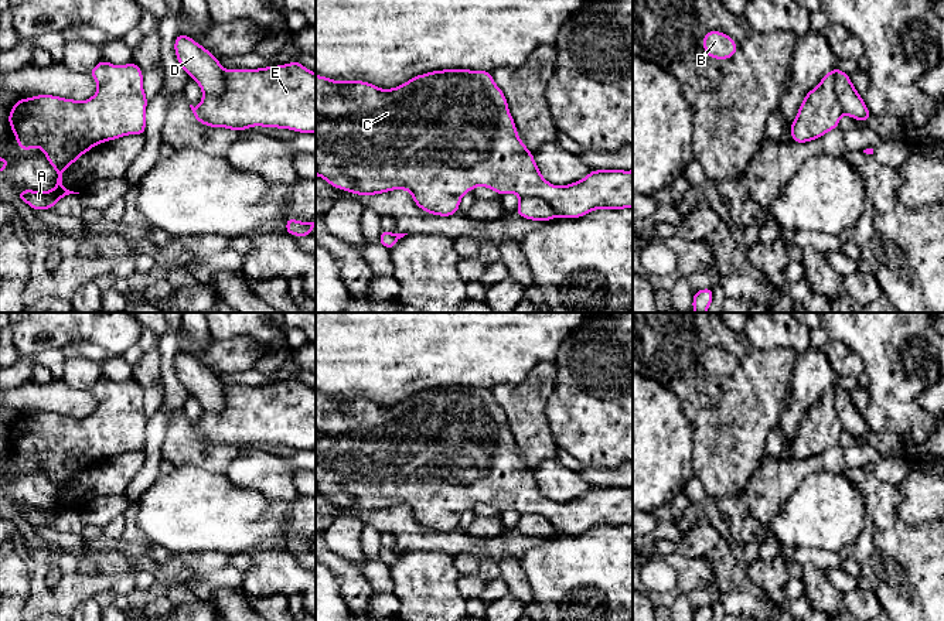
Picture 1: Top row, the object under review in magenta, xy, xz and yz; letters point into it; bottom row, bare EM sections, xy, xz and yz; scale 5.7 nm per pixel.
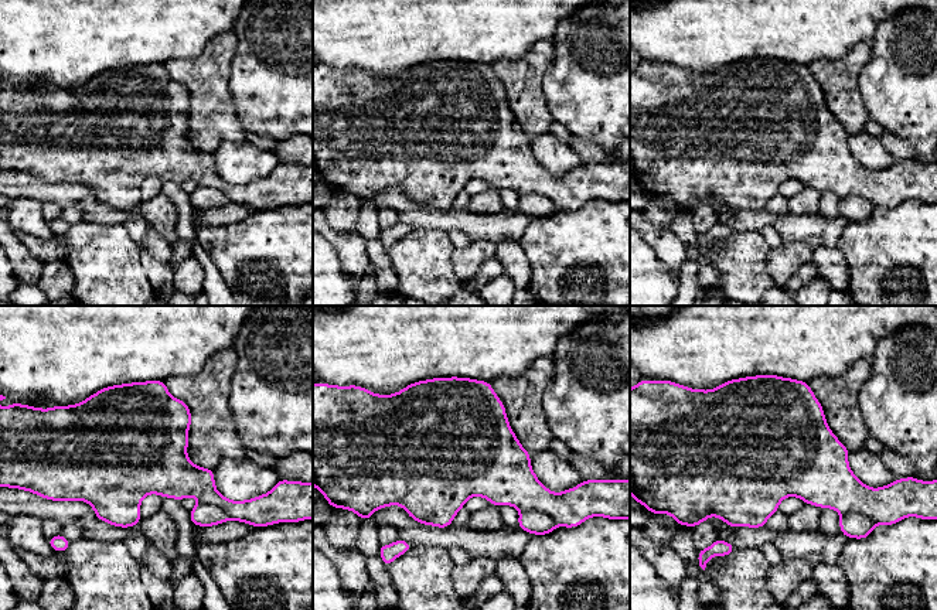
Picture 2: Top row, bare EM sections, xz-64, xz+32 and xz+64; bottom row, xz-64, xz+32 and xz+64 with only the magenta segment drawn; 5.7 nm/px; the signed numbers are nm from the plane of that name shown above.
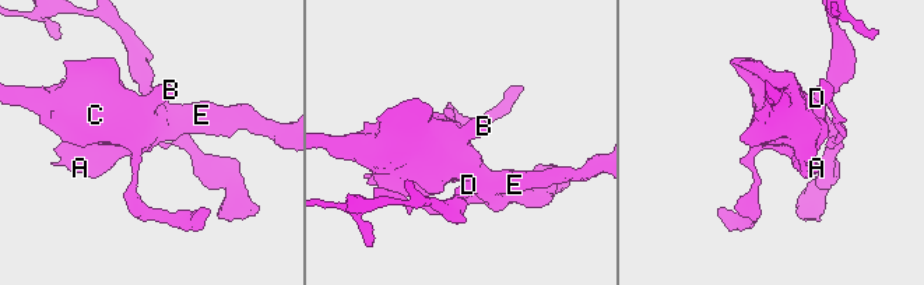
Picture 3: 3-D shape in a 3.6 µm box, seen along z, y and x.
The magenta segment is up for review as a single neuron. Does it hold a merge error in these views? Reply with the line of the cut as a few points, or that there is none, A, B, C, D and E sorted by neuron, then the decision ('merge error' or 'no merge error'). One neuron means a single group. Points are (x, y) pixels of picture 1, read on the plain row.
xy (225, 386), (225, 406), (218, 410), (204, 410) | A B C E / D | merge error

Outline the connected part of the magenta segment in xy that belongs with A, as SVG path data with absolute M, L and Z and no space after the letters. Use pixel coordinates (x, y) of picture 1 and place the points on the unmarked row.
M105 376L89 389L98 400L96 410L84 417L65 416L54 412L35 412L18 416L8 430L8 440L23 468L40 464L45 475L57 488L57 502L45 509L21 506L17 513L33 526L50 526L64 513L79 511L62 502L62 489L82 471L96 461L129 451L144 451L146 423L149 420L143 406L143 388L132 378L127 382L113 382Z

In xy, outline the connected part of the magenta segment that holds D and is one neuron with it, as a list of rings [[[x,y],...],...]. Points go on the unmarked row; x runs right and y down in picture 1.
[[[178,351],[174,368],[180,383],[198,400],[202,410],[219,412],[226,407],[225,386],[202,362],[185,351]]]

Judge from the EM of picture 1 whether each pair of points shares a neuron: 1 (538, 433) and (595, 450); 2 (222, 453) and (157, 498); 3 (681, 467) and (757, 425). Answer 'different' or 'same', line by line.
1: different
2: different
3: different

